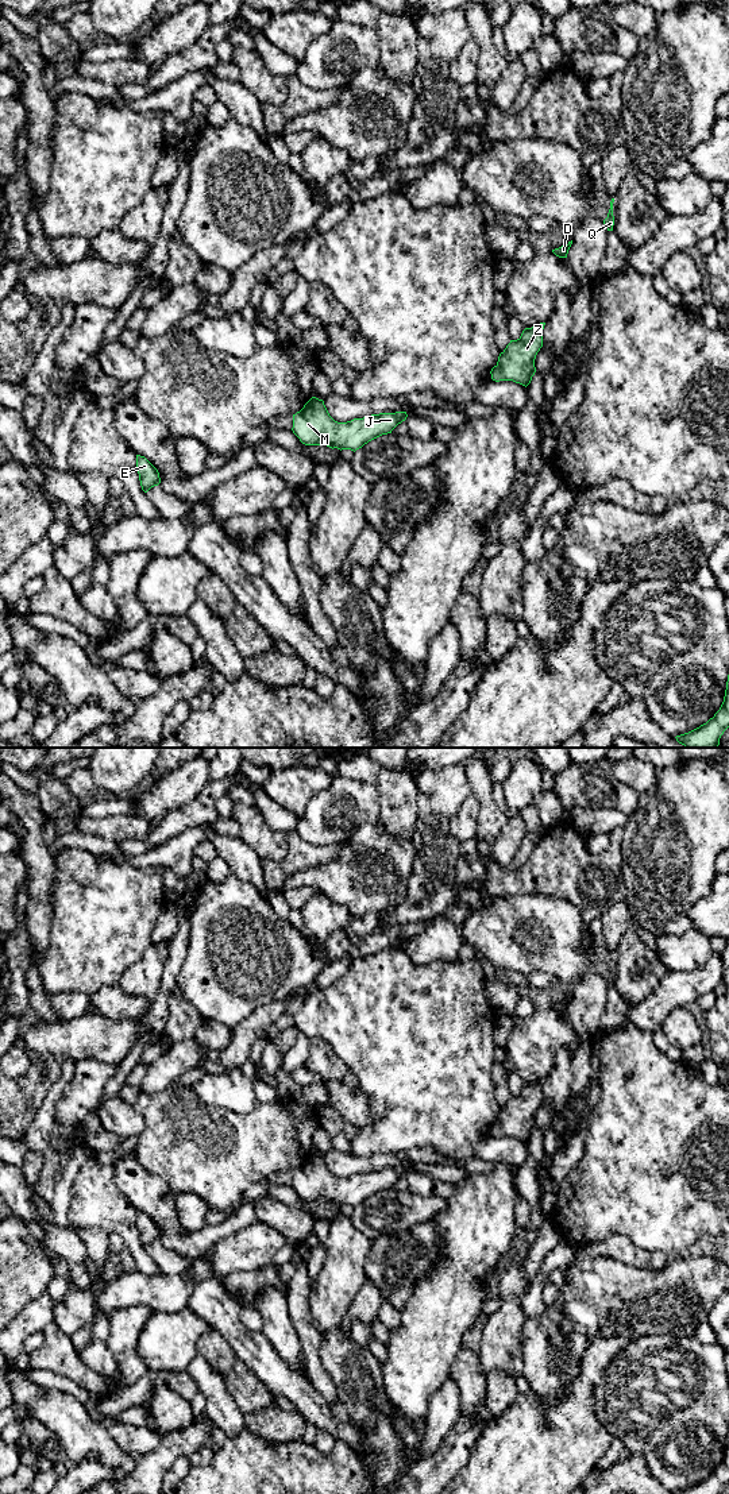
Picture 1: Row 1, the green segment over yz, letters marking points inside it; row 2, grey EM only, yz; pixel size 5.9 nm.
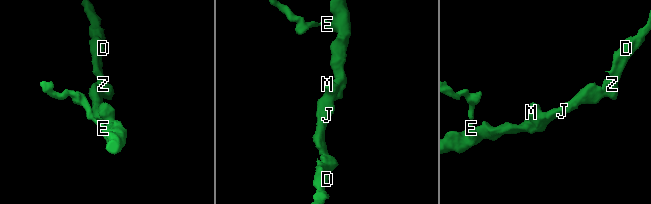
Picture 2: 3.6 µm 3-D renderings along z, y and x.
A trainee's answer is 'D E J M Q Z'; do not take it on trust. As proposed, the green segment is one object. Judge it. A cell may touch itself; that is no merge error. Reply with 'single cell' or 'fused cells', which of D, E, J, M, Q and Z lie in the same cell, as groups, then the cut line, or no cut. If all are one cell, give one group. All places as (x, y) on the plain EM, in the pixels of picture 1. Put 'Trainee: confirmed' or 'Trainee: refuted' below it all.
single cell | D E J M Q Z | no cut
Trainee: confirmed

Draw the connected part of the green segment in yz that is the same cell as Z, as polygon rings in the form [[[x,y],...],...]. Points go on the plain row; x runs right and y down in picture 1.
[[[544,1081],[525,1084],[517,1096],[510,1096],[490,1127],[493,1136],[513,1136],[525,1143],[531,1139],[536,1128],[535,1115],[543,1103]]]

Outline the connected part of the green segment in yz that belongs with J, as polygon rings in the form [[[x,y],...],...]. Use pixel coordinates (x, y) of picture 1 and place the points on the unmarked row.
[[[312,1153],[300,1167],[293,1170],[292,1186],[305,1201],[324,1200],[332,1205],[355,1208],[369,1197],[392,1189],[406,1173],[406,1167],[396,1167],[338,1178],[329,1171],[324,1157]]]

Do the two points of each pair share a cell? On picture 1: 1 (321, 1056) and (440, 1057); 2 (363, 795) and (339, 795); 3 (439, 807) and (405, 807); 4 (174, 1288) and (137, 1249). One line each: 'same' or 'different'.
1: different
2: same
3: different
4: different

